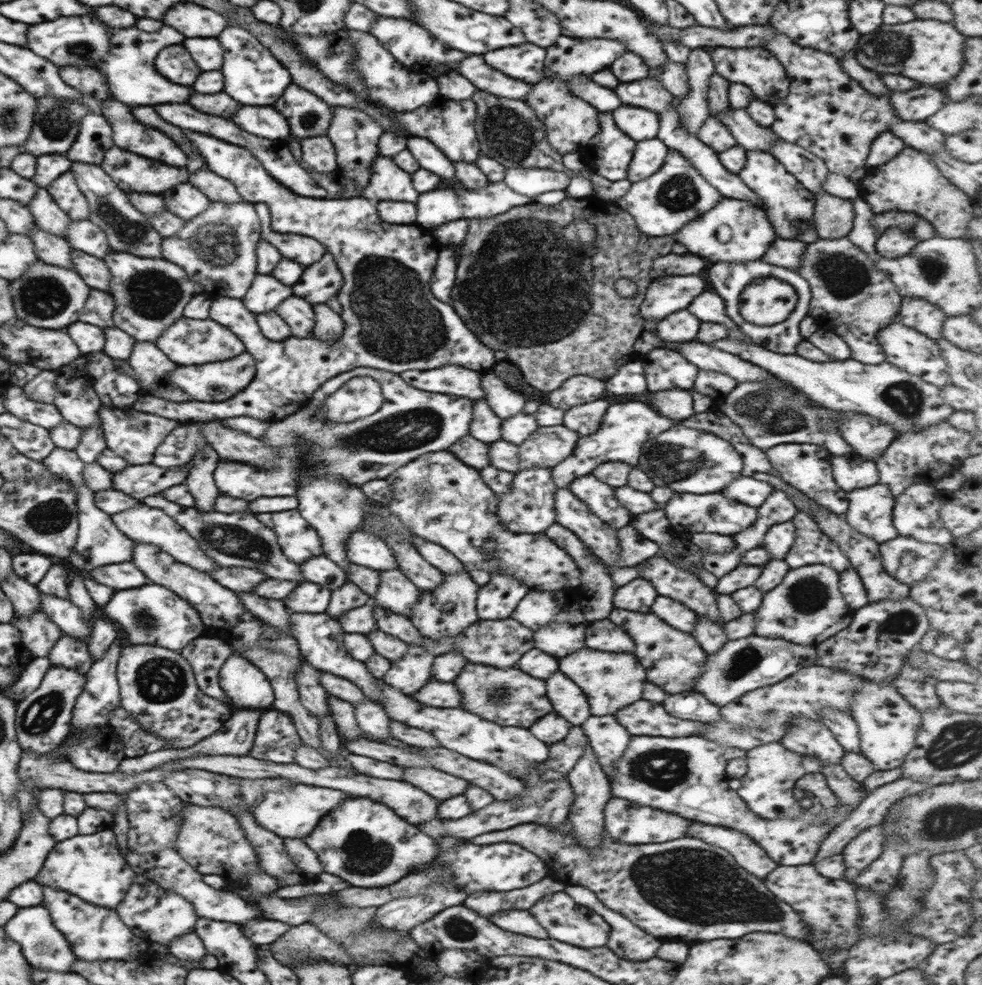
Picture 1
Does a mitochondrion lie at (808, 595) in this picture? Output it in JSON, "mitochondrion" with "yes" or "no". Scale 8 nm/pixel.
{"mitochondrion":"yes"}

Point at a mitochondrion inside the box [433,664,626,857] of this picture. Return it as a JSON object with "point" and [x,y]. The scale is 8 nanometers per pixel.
{"point":[499,695]}

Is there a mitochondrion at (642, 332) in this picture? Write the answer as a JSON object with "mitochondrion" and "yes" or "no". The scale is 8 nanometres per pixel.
{"mitochondrion":"no"}

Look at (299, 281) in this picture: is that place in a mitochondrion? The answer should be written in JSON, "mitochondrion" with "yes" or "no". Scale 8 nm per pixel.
{"mitochondrion":"no"}

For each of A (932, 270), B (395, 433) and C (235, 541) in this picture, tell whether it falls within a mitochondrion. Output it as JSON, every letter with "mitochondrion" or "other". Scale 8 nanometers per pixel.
{"A":"mitochondrion","B":"mitochondrion","C":"mitochondrion"}

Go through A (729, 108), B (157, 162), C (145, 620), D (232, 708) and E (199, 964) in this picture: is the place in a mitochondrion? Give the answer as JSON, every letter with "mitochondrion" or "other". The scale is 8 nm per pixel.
{"A":"other","B":"other","C":"mitochondrion","D":"other","E":"other"}

